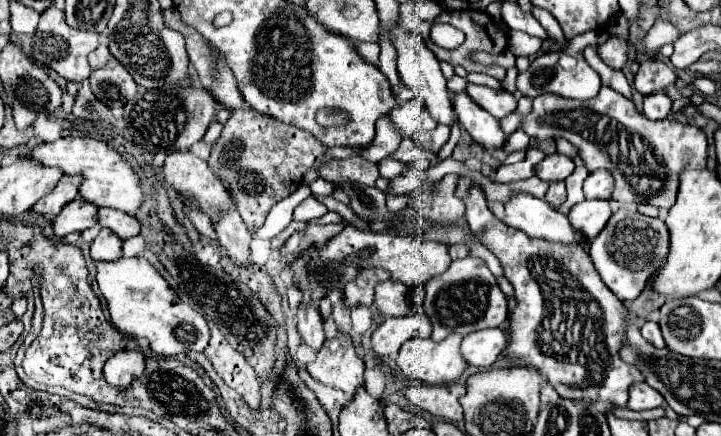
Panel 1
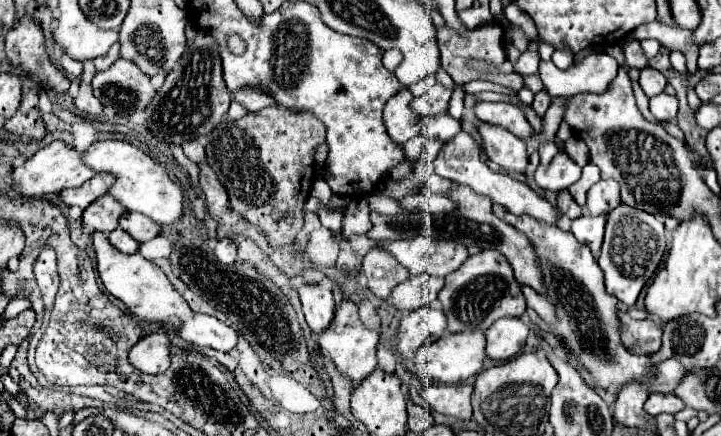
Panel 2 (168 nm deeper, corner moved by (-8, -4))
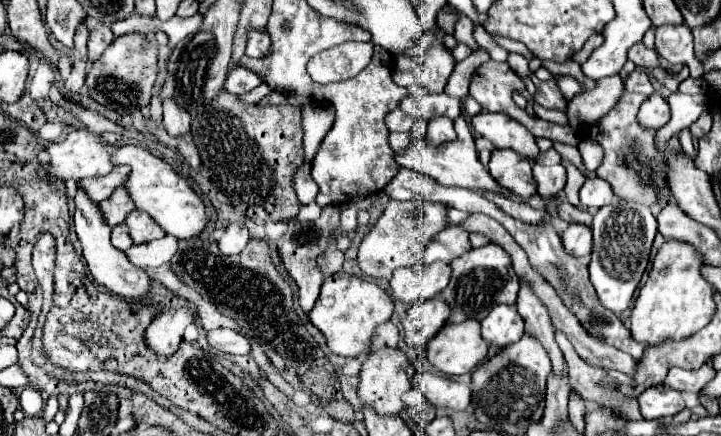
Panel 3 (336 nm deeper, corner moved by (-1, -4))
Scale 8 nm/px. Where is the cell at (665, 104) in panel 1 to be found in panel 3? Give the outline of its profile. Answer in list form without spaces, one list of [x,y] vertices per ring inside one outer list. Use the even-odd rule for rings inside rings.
[[[657,92],[651,94],[643,104],[641,104],[641,110],[639,110],[639,124],[647,130],[659,130],[663,128],[671,118],[671,112],[669,112],[669,104],[663,96],[659,96]]]

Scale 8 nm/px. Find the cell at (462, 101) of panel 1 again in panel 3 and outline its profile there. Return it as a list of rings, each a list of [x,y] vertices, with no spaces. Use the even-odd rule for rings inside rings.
[[[495,150],[491,154],[489,172],[499,182],[501,188],[513,192],[523,202],[537,194],[537,182],[531,174],[531,162],[517,156],[517,152]]]

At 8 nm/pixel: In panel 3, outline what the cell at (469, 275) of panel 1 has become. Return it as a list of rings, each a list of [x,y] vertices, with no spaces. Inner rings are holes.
[[[485,244],[481,248],[473,248],[451,262],[453,276],[449,286],[445,288],[443,298],[451,306],[451,324],[465,322],[465,320],[483,320],[489,310],[497,304],[513,306],[519,292],[519,280],[513,272],[509,254],[497,244]]]

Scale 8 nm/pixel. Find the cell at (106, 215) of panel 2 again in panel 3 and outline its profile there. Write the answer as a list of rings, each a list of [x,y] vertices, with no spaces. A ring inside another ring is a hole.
[[[117,188],[117,192],[113,192],[107,200],[103,200],[99,204],[105,220],[111,224],[111,226],[117,226],[121,222],[125,222],[125,218],[135,210],[135,202],[131,200],[129,192],[125,192],[127,188]]]

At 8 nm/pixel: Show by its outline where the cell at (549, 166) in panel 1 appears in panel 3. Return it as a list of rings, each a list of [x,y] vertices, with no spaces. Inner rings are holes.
[[[533,164],[533,176],[539,184],[539,196],[541,198],[553,198],[557,192],[565,188],[565,166],[541,166]]]

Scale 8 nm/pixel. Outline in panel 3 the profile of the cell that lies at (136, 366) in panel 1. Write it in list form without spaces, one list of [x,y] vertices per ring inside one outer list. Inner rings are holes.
[[[169,308],[151,322],[151,326],[145,332],[145,340],[149,348],[153,348],[157,354],[171,356],[179,348],[185,328],[193,322],[195,312],[191,308]]]

